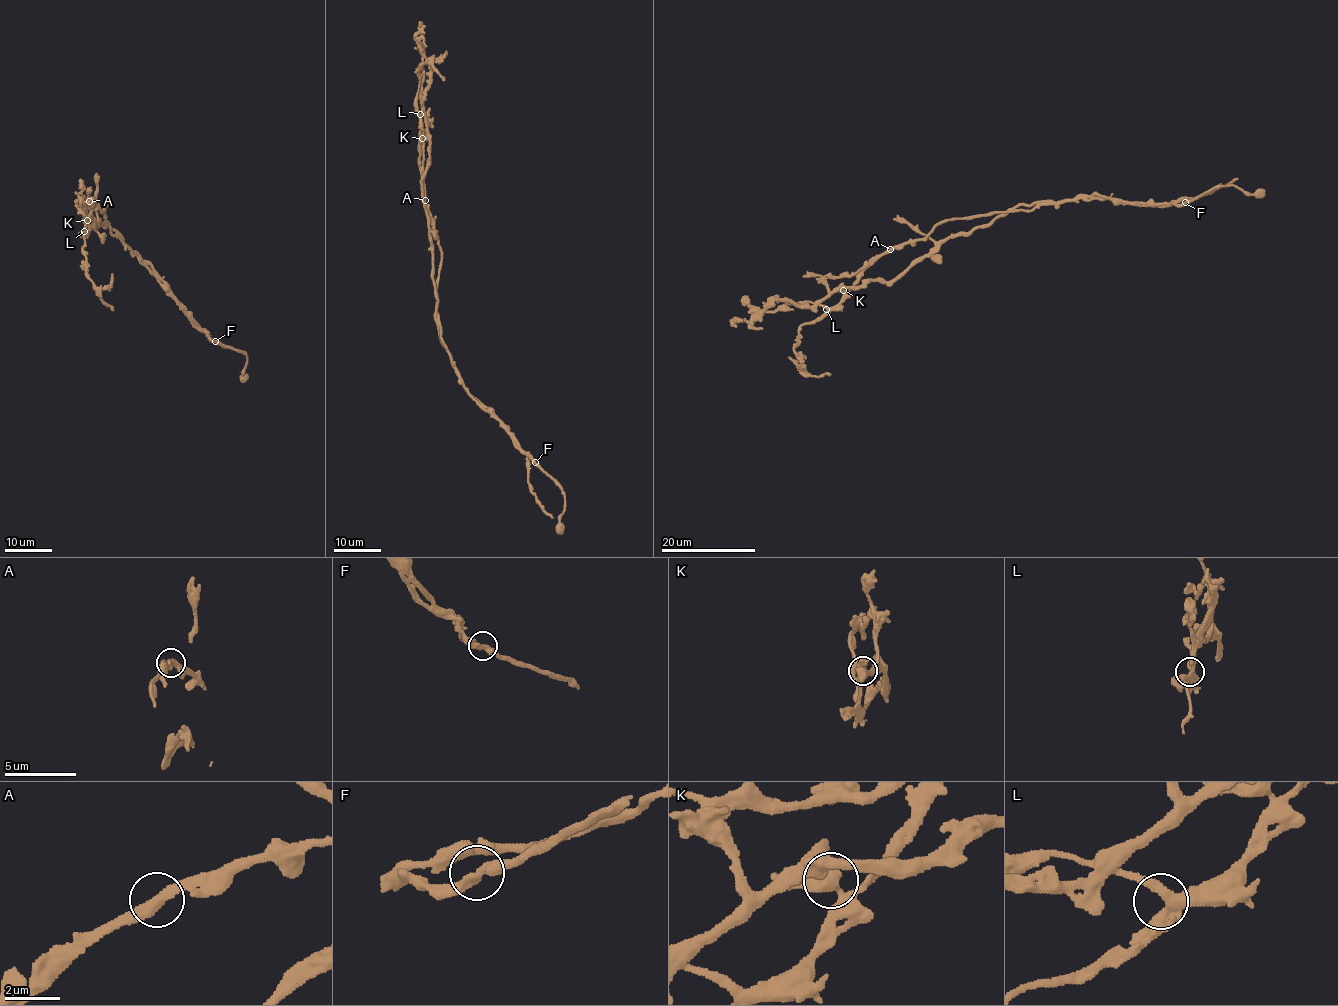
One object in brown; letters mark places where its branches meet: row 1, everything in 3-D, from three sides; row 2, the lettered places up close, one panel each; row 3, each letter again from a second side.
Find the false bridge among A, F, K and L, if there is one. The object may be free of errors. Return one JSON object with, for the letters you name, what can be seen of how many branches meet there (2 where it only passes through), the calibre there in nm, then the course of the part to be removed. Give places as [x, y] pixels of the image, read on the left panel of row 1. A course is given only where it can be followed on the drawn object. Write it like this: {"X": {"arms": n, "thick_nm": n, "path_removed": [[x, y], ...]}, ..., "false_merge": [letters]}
{"K": {"arms": 3, "thick_nm": 360, "path_removed": [[86, 220], [88, 203], [100, 211], [108, 205], [109, 231], [191, 323], [211, 340], [246, 353], [246, 377]]}, "false_merge": ["K"]}

